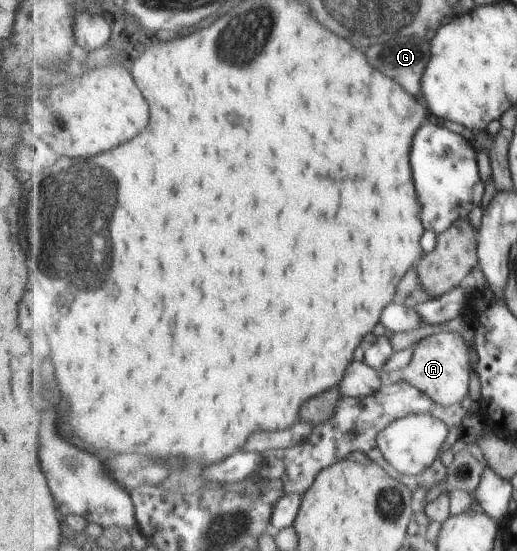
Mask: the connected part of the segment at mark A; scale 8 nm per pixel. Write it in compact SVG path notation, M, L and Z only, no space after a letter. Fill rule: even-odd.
M443 331L420 339L413 345L410 362L397 371L380 372L379 379L383 386L401 383L413 383L435 403L453 406L469 396L469 379L471 379L471 363L469 363L468 344L458 332Z

